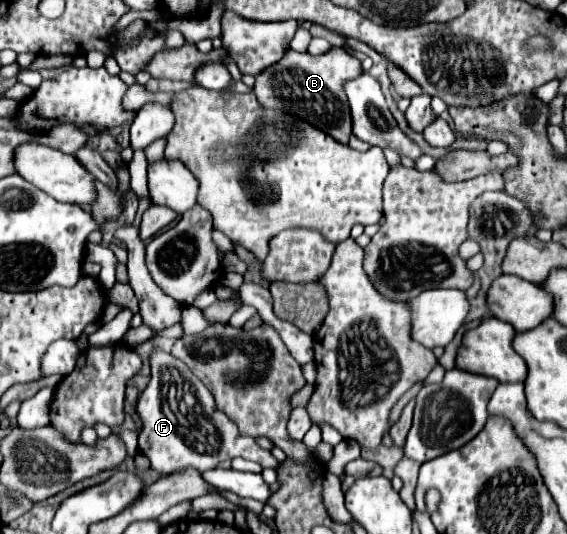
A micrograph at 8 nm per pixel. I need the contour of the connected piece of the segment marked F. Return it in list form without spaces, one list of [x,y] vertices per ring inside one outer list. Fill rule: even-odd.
[[[154,351],[150,357],[150,367],[152,377],[138,397],[136,407],[142,419],[138,439],[140,451],[150,459],[154,471],[158,471],[160,475],[172,475],[192,467],[198,473],[204,473],[218,467],[218,463],[234,457],[244,457],[260,463],[262,467],[276,469],[278,461],[272,457],[272,453],[262,449],[256,439],[242,435],[238,425],[226,413],[218,413],[212,393],[182,361],[168,353]],[[188,393],[196,399],[192,409],[190,405],[184,405],[184,395]]]

